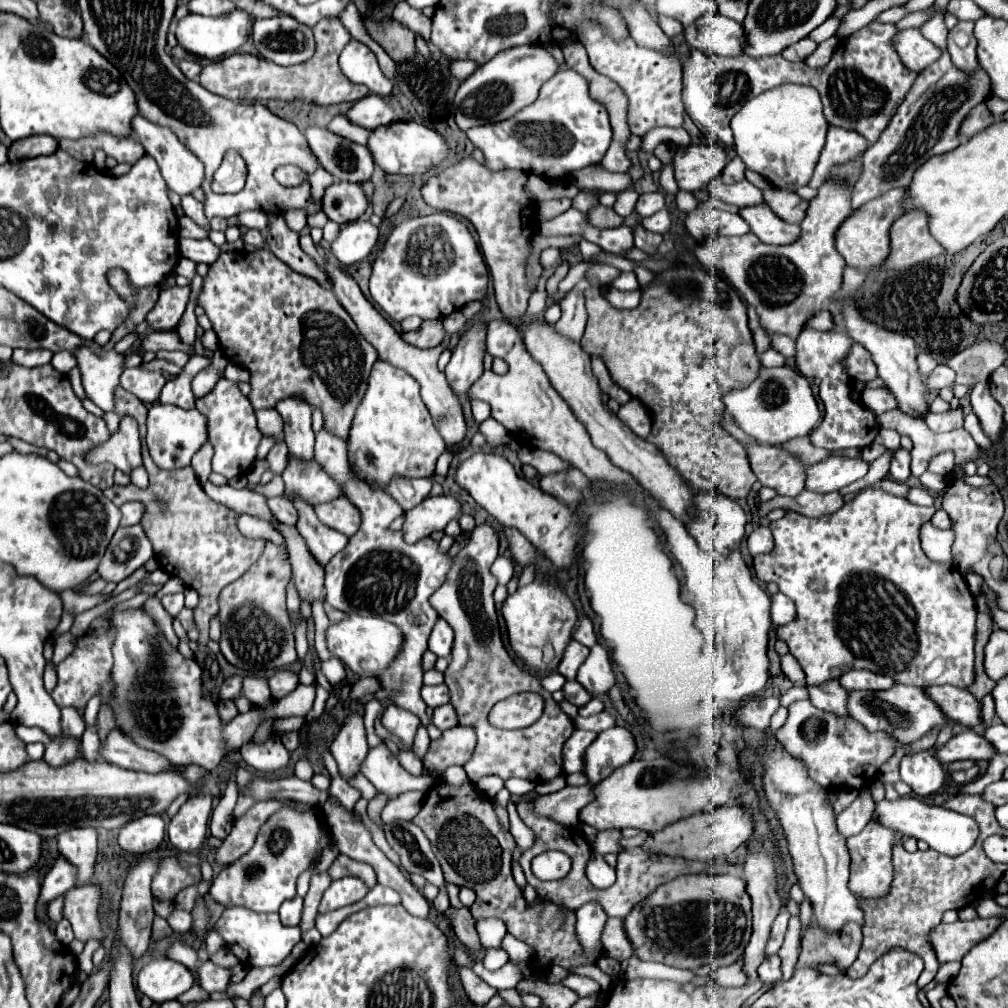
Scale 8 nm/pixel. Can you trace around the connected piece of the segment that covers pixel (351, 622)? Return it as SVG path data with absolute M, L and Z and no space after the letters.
M350 616L348 620L336 622L328 628L328 650L358 676L380 676L380 672L396 660L400 644L404 644L400 628L392 622L380 620L380 616Z

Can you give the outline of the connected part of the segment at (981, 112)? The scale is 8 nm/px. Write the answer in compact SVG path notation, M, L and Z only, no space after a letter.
M982 102L982 104L978 104L978 106L966 116L966 120L962 122L960 134L962 134L962 136L974 136L974 134L978 134L980 130L988 128L994 120L996 120L996 118L992 116L992 112L990 112L990 110L986 108L986 104Z

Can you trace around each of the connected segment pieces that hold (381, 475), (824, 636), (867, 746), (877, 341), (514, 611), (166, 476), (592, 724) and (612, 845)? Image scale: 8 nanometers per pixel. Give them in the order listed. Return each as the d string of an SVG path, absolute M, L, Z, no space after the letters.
M376 360L348 432L348 460L352 472L372 490L382 490L394 476L432 476L436 460L444 450L446 444L432 424L416 380L408 372L384 360Z
M864 488L834 514L820 516L820 518L808 518L808 516L802 516L794 510L786 510L786 516L772 524L770 530L774 534L774 550L770 554L754 556L752 566L754 566L756 578L760 582L766 582L766 584L776 582L780 592L786 594L796 604L796 612L798 612L796 620L786 624L786 626L780 626L776 632L778 632L778 638L782 638L788 644L790 654L804 668L806 684L820 686L828 680L838 680L844 670L852 670L852 668L892 676L900 684L920 686L920 688L938 686L938 684L968 688L968 686L974 684L974 634L976 634L976 602L974 602L974 596L972 596L966 580L962 580L962 574L956 572L954 564L934 562L920 548L920 526L926 520L930 520L934 512L936 512L934 506L930 506L930 508L916 506L916 504L912 504L904 498L896 498L896 496L892 496L892 494L888 494L880 488Z
M810 700L794 702L788 708L790 716L786 724L776 732L776 738L784 748L806 762L808 774L826 790L836 788L862 788L876 780L880 766L894 754L898 742L884 732L868 732L858 720L838 718L836 714L822 712L810 704Z
M854 298L844 302L844 316L846 316L846 332L848 332L848 336L854 338L858 344L862 344L872 354L872 360L878 366L878 376L886 382L888 390L894 394L894 398L898 402L898 410L902 410L904 414L908 414L912 418L924 418L930 412L928 402L926 402L928 388L922 382L922 376L918 372L918 364L916 364L918 350L914 346L914 340L910 336L906 336L906 334L892 332L892 330L880 328L880 326L876 326L872 322L866 322L858 314L858 310L854 306Z
M538 580L524 588L518 588L516 594L508 596L502 606L502 616L506 620L512 650L528 668L536 672L556 668L556 664L544 664L544 648L552 646L556 654L554 660L560 660L564 648L572 640L572 628L578 620L568 594L560 592L560 588L552 588L550 584L540 584Z
M121 386L115 390L115 412L120 416L134 416L140 428L140 442L142 442L142 464L148 468L150 484L148 488L138 488L134 484L128 486L110 486L104 490L106 498L116 506L122 506L130 500L140 500L146 506L146 514L142 518L142 526L154 546L154 556L162 570L172 576L178 576L186 586L194 588L200 594L200 602L194 608L194 620L198 626L198 644L206 646L210 618L218 614L218 594L220 590L230 584L232 580L240 578L262 554L264 540L262 538L244 538L236 528L236 514L234 510L216 504L212 498L206 496L202 490L194 470L191 466L180 470L158 470L152 462L146 445L146 420L148 409L136 396L124 390Z
M600 712L590 717L576 716L572 722L574 722L576 728L580 728L580 730L594 730L596 734L600 734L600 732L604 732L604 730L608 730L610 726L616 724L614 716L608 714L608 712Z
M602 830L602 832L598 832L598 836L594 840L594 850L600 852L602 856L608 852L618 852L620 850L620 846L618 846L620 838L622 838L622 834L618 830Z

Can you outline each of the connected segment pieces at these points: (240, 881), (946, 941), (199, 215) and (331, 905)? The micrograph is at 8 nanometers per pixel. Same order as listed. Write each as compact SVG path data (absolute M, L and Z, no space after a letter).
M290 808L278 810L260 828L252 850L226 866L212 882L210 896L224 906L244 906L254 912L278 912L282 902L296 896L296 878L316 858L318 838L326 832L318 810L296 812Z
M976 918L970 922L954 922L954 924L938 924L928 940L938 956L938 962L952 962L952 960L962 960L964 954L988 938L996 926L1000 924L1000 918Z
M184 196L182 198L182 208L184 208L184 214L190 216L198 226L202 226L206 230L210 228L208 226L208 218L204 216L204 204L198 202L194 196Z
M346 876L346 878L334 880L334 882L328 886L328 890L324 892L324 896L322 896L318 914L332 912L332 910L338 910L338 908L342 908L342 906L354 904L354 902L358 902L360 898L364 898L366 892L368 892L368 888L366 888L366 884L364 884L360 878Z

